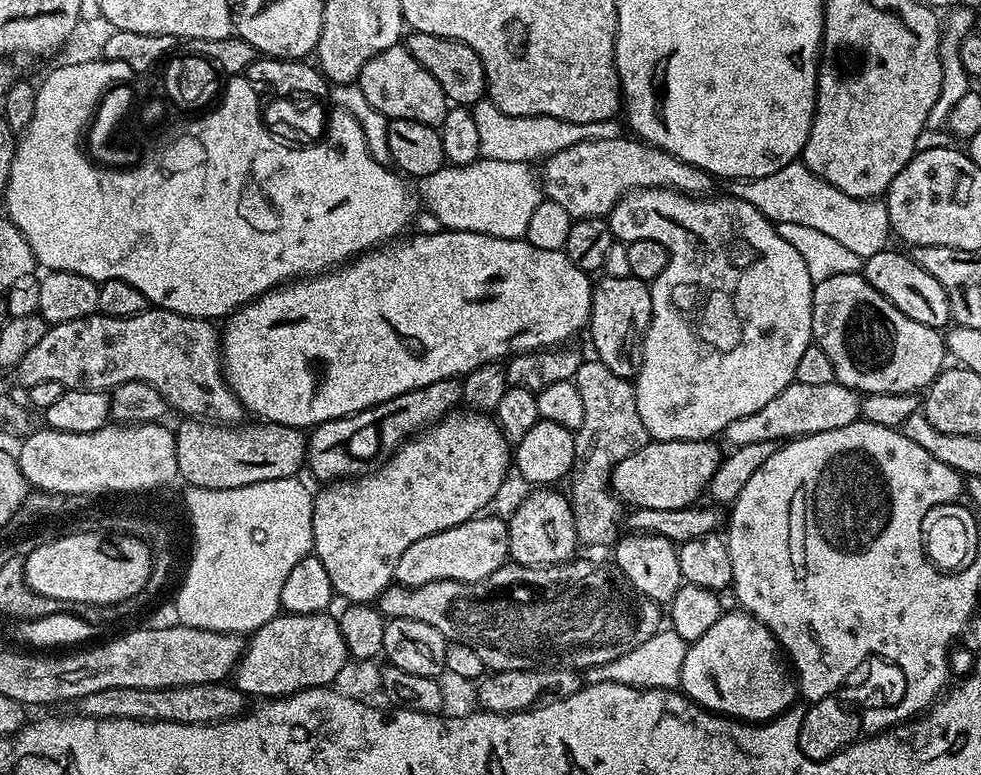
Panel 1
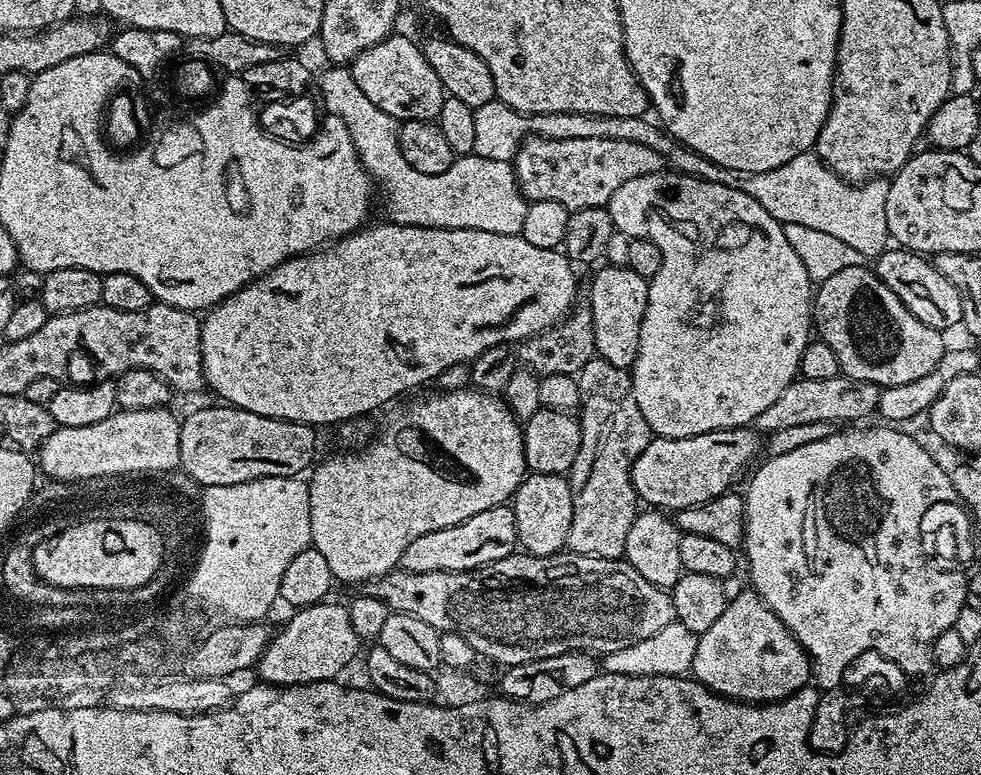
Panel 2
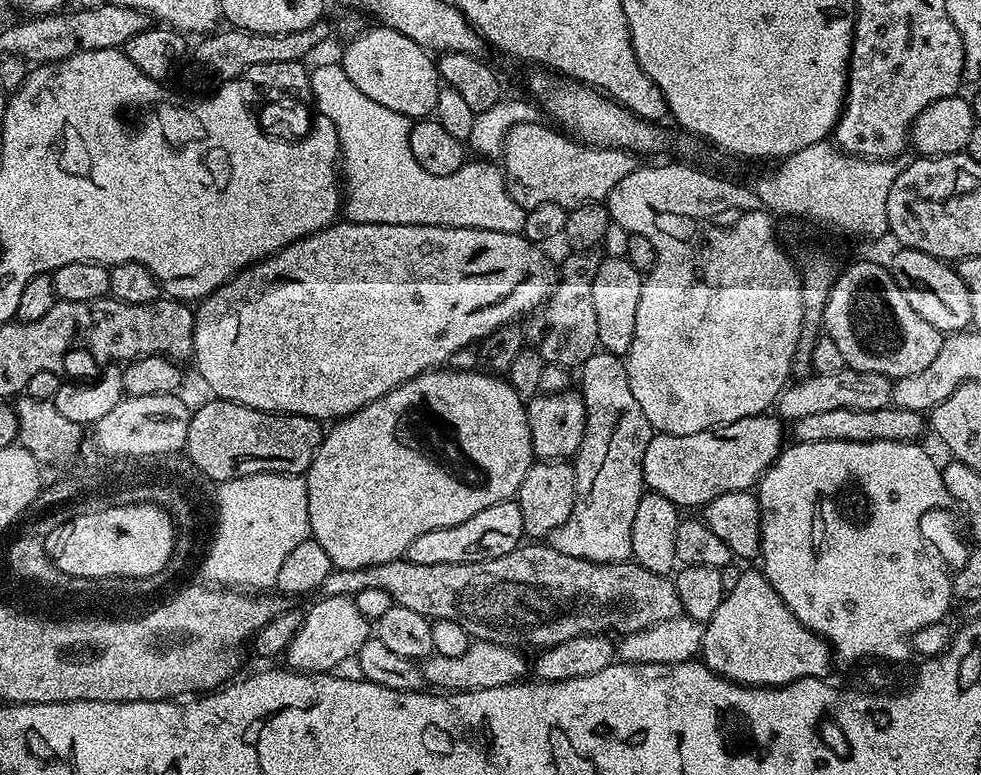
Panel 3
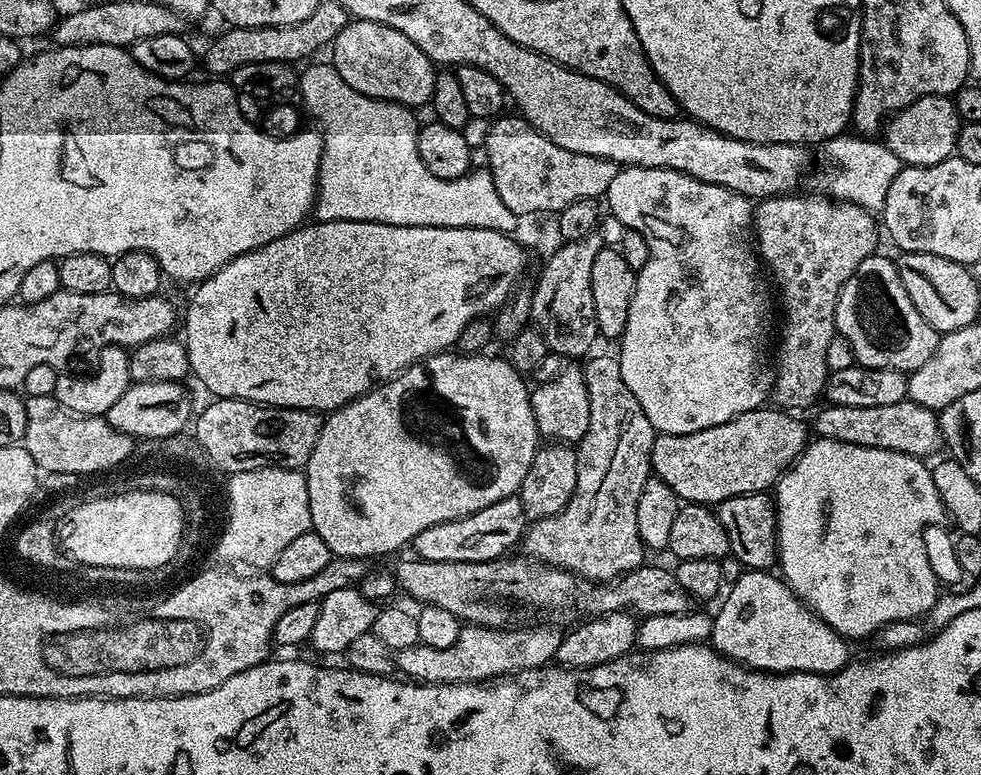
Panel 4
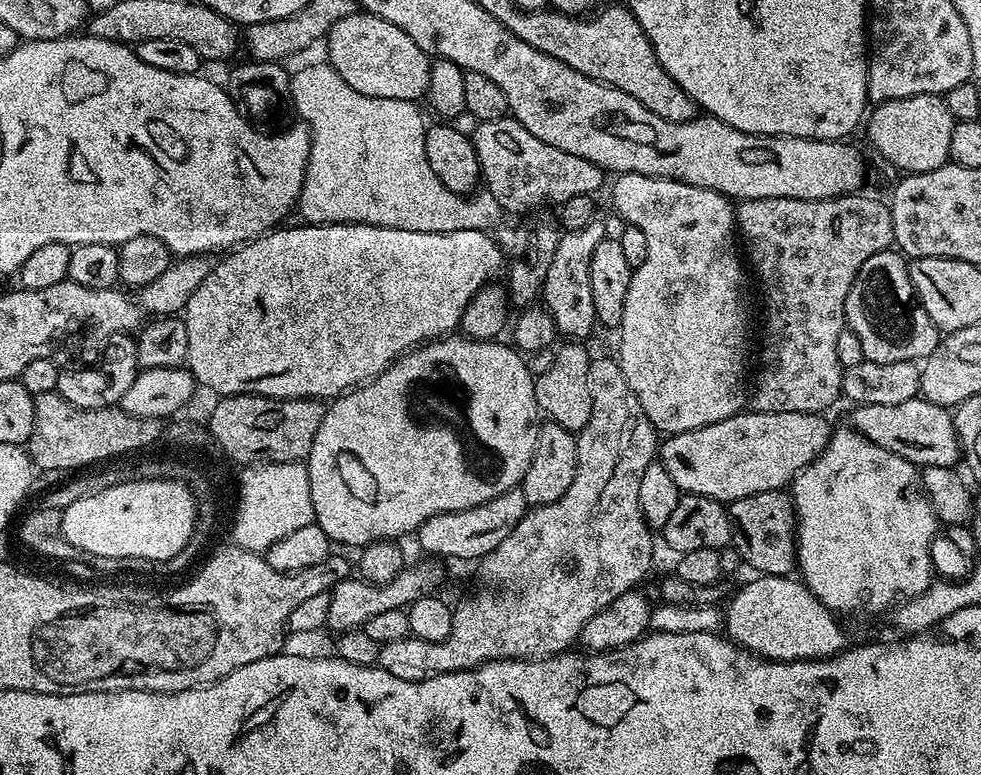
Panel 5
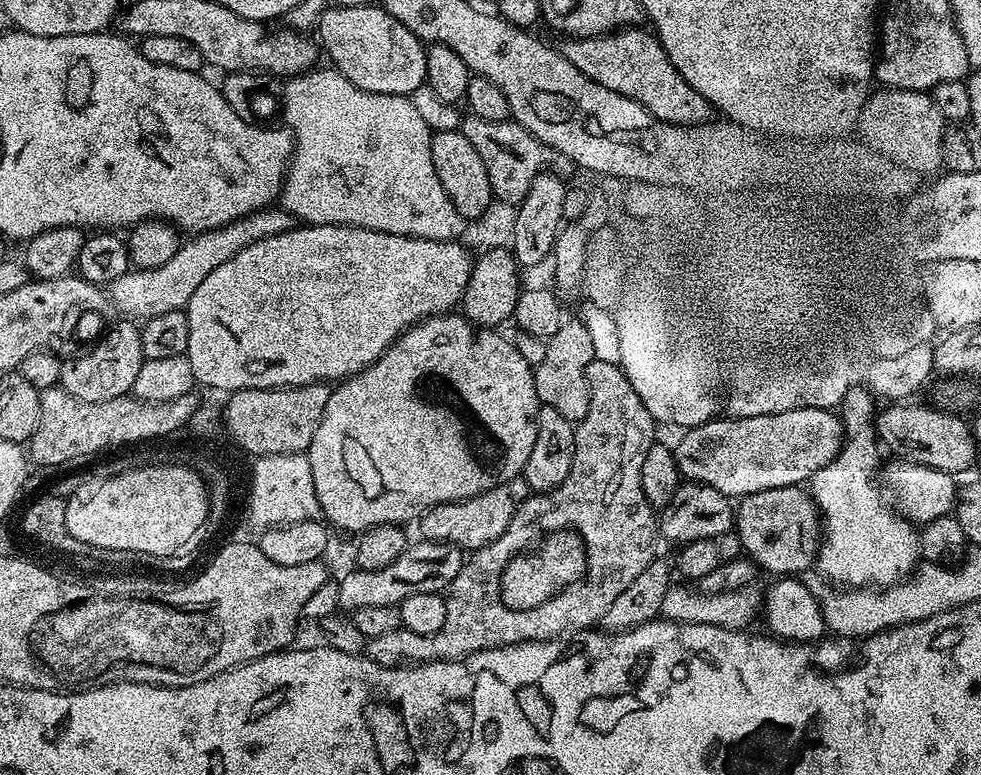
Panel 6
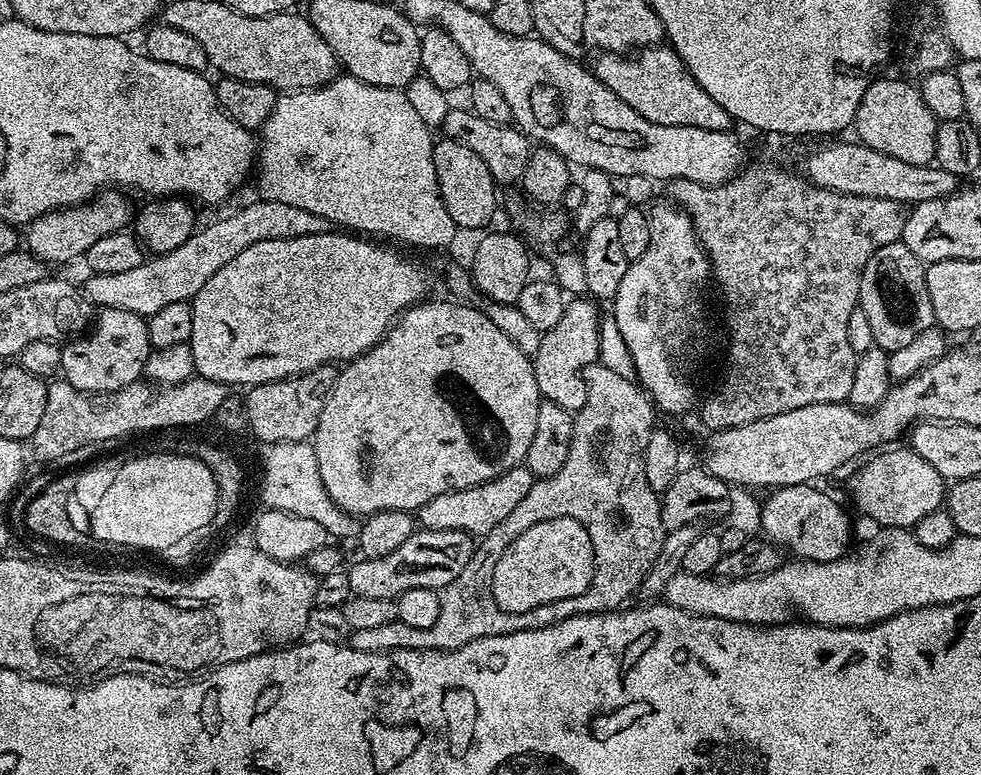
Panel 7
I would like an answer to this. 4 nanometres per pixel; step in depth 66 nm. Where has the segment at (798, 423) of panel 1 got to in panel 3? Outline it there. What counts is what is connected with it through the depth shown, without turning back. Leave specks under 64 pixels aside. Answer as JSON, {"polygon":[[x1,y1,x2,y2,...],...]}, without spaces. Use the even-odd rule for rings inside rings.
{"polygon":[[845,370,825,376,812,374,808,378,802,384,789,383,780,393,774,408,781,421,791,422,806,414,818,414,818,410,882,410,892,403,894,380,890,376]]}

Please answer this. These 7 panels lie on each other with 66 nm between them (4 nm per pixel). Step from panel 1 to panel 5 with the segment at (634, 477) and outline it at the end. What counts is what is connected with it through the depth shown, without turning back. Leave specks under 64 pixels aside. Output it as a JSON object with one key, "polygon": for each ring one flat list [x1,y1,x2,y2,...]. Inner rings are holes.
{"polygon":[[741,410,722,422,714,422,689,432,674,432,659,445,658,462,674,478,674,486,690,496,705,496,731,502,759,492,774,492,791,485,799,472,828,446,830,427,823,415,815,412,758,412]]}

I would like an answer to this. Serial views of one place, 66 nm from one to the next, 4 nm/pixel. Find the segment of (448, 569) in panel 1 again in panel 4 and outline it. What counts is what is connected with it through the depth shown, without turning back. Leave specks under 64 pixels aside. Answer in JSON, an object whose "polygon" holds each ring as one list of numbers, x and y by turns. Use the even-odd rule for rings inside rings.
{"polygon":[[519,495,507,496,502,502,494,502,494,506,486,506,486,510,478,510,466,518,422,530,422,534,413,538,410,548,419,559,430,562,486,562,511,553,515,549,512,547,523,541,525,531,526,517]]}

